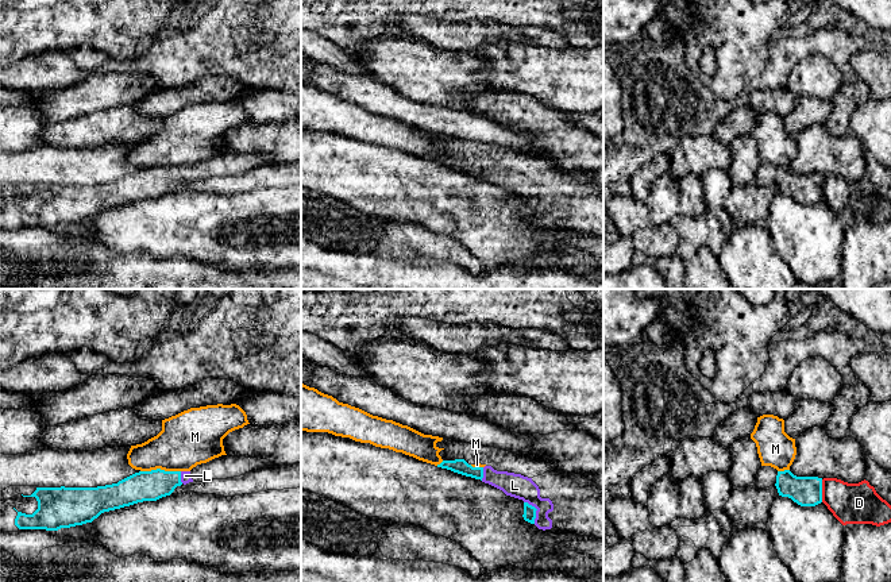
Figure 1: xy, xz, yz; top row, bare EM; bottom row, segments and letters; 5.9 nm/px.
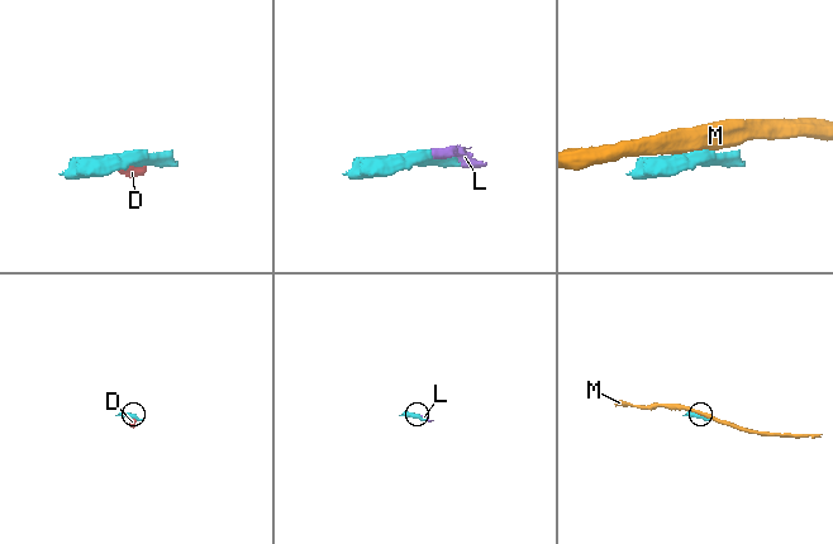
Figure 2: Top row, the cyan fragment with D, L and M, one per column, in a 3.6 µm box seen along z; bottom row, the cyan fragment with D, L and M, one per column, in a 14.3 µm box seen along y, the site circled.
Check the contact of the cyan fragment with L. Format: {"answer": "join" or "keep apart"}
{"answer": "join"}

